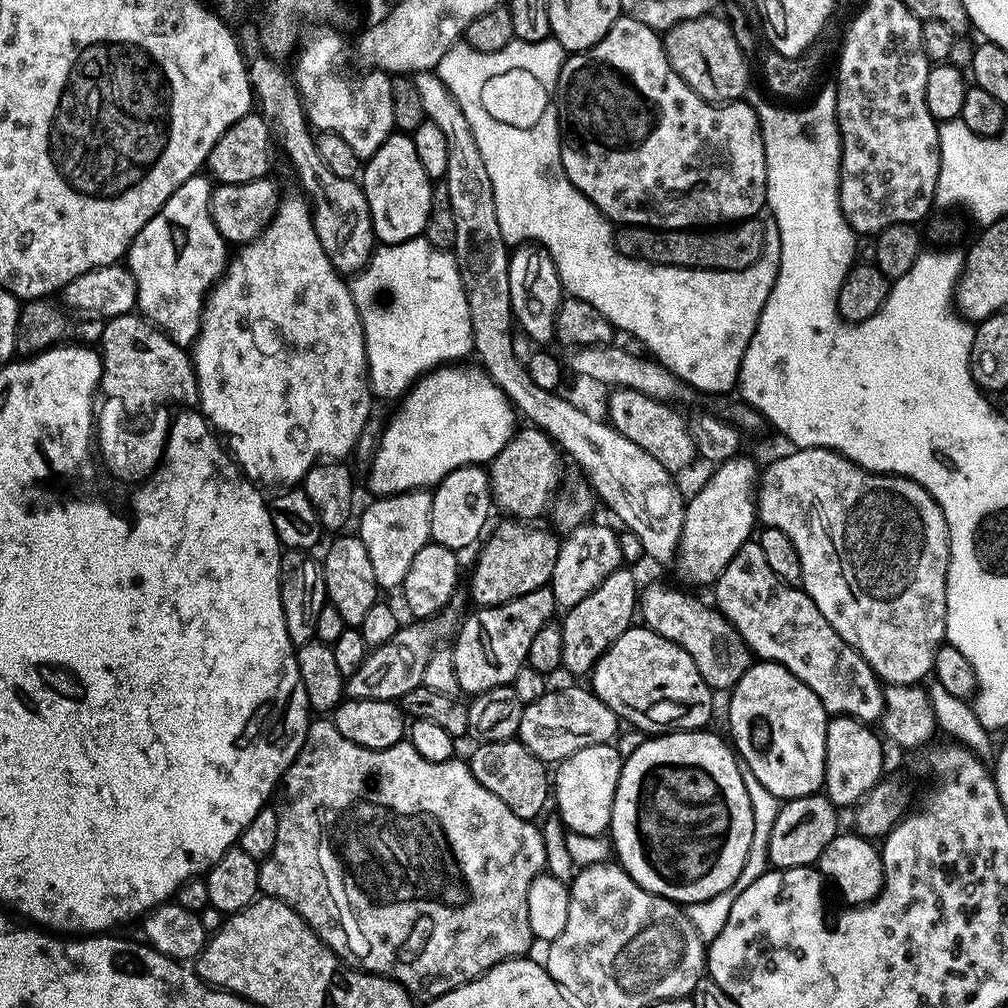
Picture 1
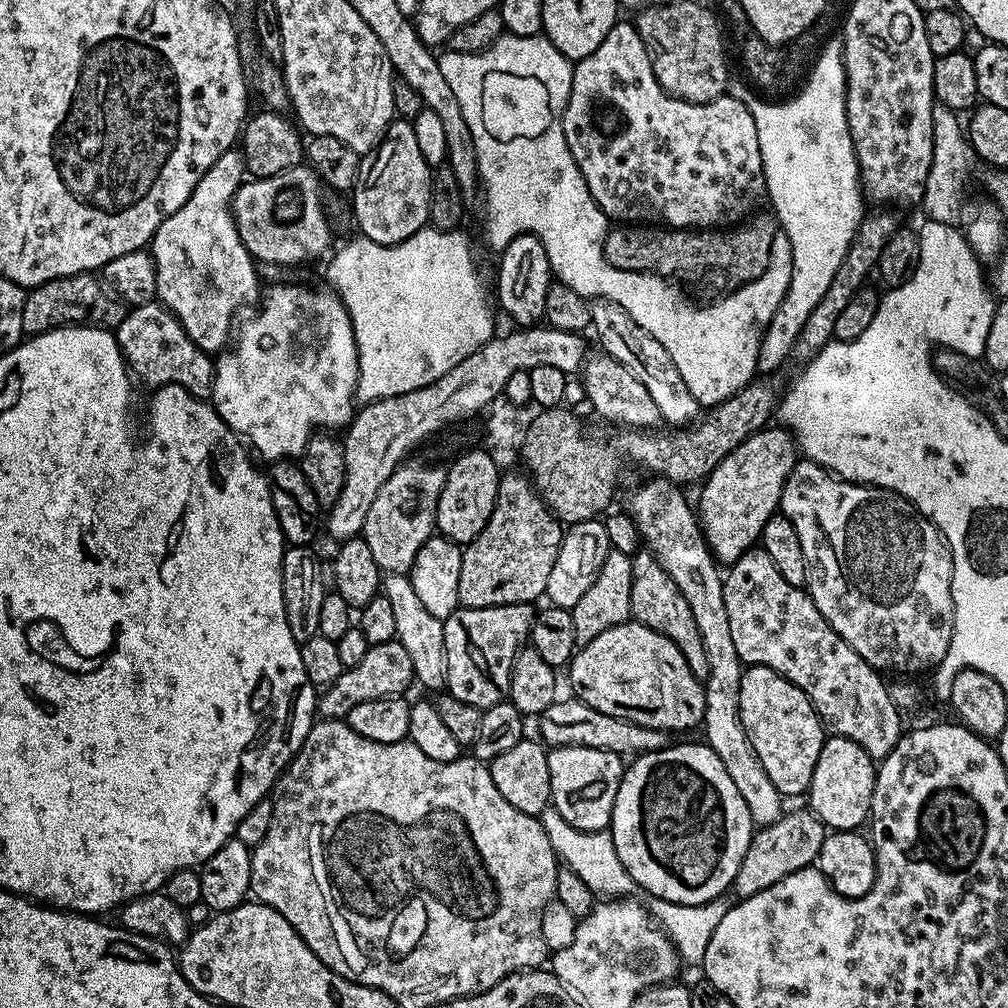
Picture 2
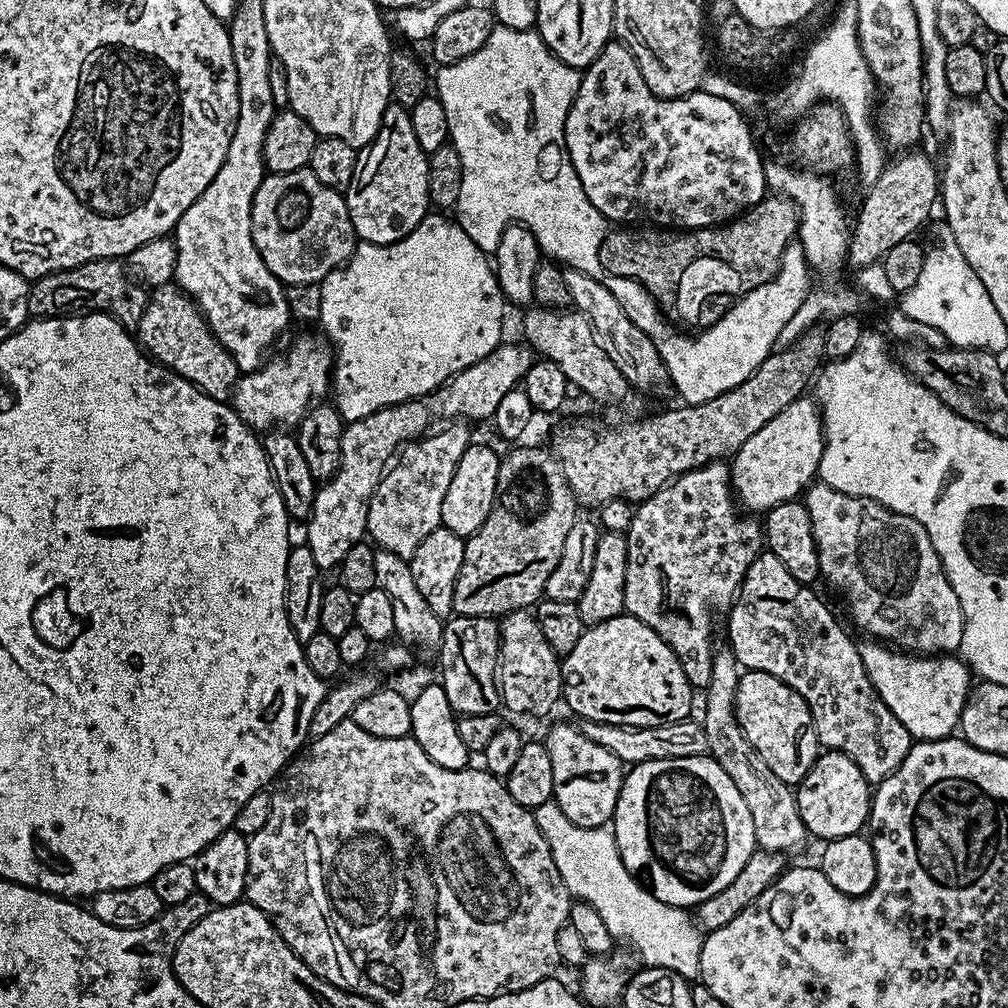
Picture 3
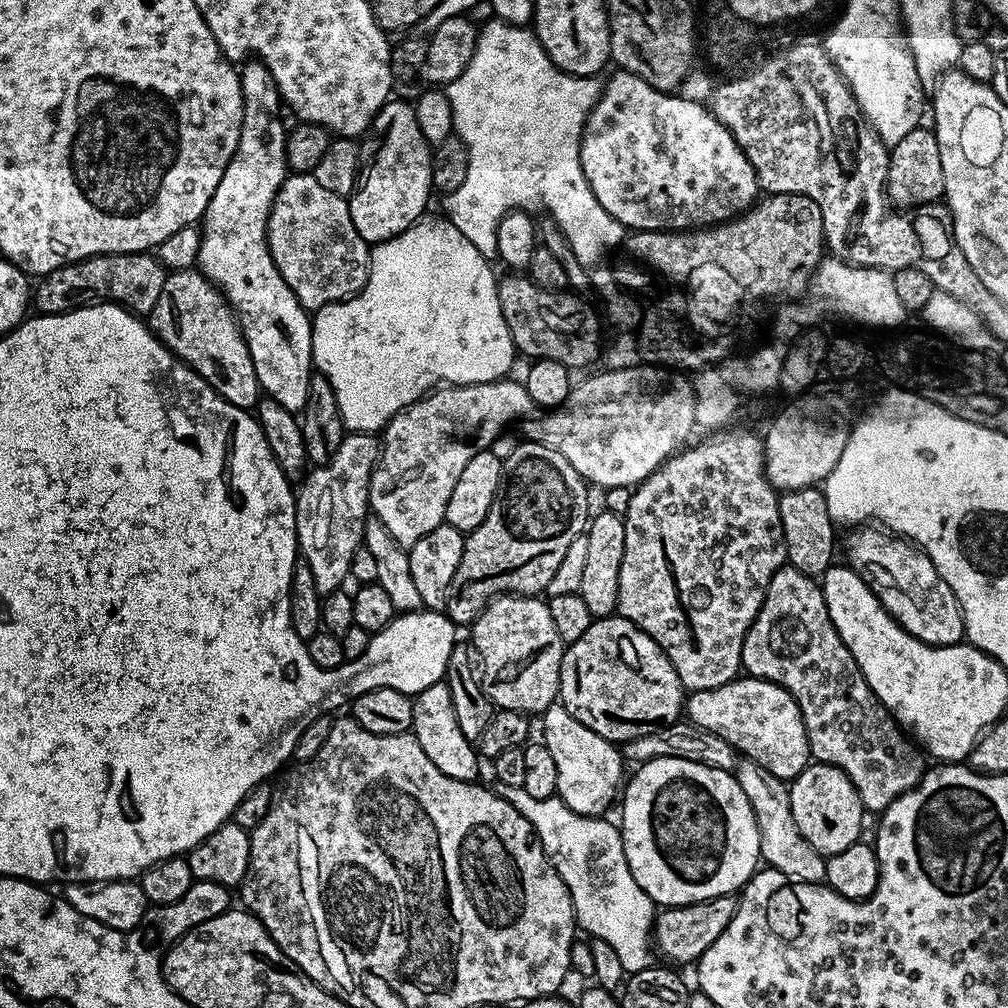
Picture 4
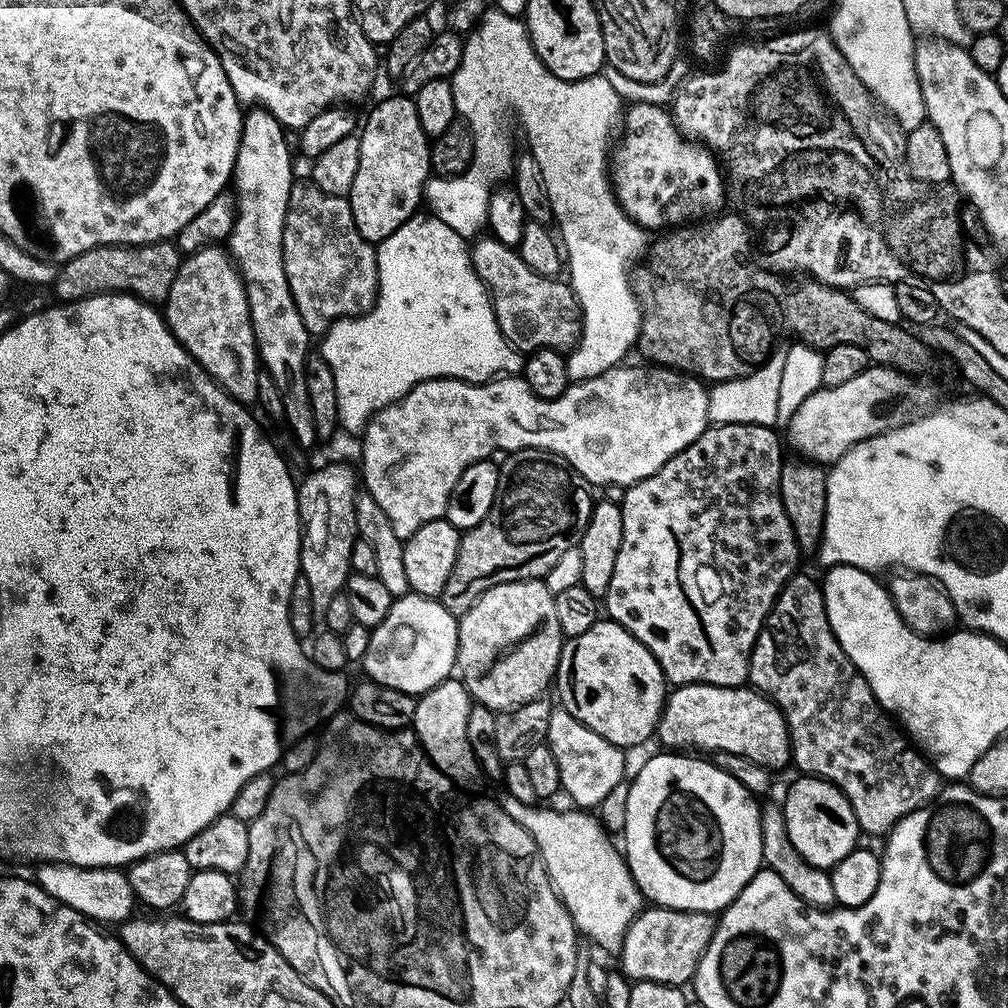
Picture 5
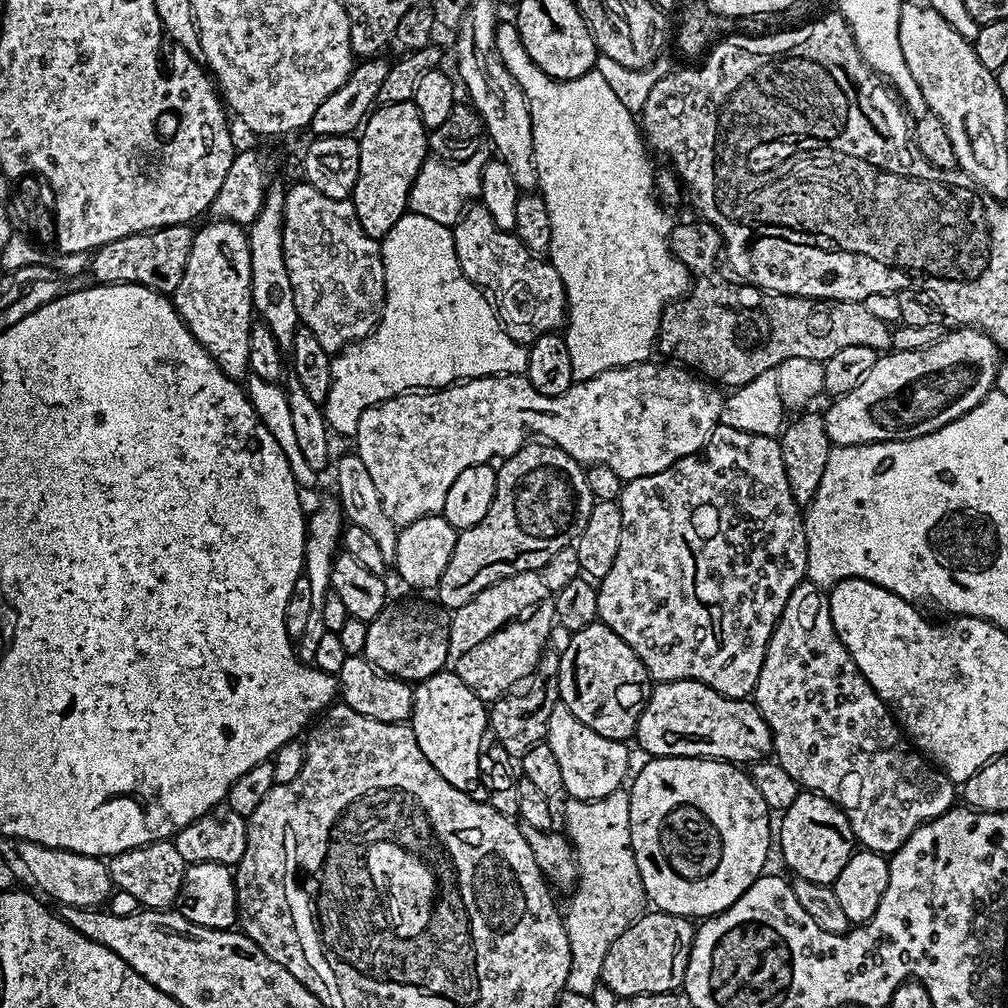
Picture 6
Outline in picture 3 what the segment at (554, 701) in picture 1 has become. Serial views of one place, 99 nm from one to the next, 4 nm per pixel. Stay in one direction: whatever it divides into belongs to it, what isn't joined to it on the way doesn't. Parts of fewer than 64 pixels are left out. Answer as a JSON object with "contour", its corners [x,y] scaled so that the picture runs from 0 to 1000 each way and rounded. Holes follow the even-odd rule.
{"contour":[[[690,712],[674,714],[668,718],[649,720],[648,722],[622,722],[616,718],[598,718],[580,714],[574,719],[574,724],[581,732],[593,736],[593,740],[605,744],[605,748],[614,752],[616,759],[619,760],[656,754],[657,752],[688,752],[702,746],[700,724],[697,717]]]}

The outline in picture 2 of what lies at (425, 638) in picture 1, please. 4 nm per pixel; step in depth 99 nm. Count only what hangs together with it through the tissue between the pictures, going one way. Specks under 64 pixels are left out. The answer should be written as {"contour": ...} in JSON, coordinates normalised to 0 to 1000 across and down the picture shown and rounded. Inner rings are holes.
{"contour":[[[396,635],[379,637],[365,642],[359,657],[350,663],[342,663],[340,669],[315,690],[315,706],[321,712],[344,712],[355,696],[374,694],[384,690],[397,690],[405,682],[410,682],[411,672],[407,649],[397,640]]]}

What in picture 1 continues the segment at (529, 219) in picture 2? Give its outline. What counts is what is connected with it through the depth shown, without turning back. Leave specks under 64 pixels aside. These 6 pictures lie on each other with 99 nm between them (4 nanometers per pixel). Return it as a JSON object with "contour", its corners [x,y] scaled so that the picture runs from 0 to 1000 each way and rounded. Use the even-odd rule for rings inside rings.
{"contour":[[[453,42],[438,54],[438,58],[431,68],[434,75],[446,89],[446,93],[454,101],[458,113],[462,113],[462,121],[466,121],[466,129],[470,133],[470,141],[474,141],[474,153],[478,153],[478,161],[482,161],[482,173],[486,173],[486,181],[490,188],[491,208],[494,213],[495,227],[508,244],[515,244],[521,239],[531,240],[537,246],[543,248],[550,264],[556,273],[556,280],[559,289],[563,294],[572,294],[577,300],[585,300],[589,308],[593,308],[608,323],[608,326],[624,329],[631,337],[636,337],[644,345],[646,352],[655,361],[660,361],[673,376],[679,378],[684,386],[691,385],[694,389],[722,389],[731,384],[734,375],[734,364],[736,355],[740,351],[740,343],[752,323],[754,310],[760,304],[760,296],[764,296],[764,288],[772,276],[772,264],[774,263],[774,233],[770,218],[764,212],[757,215],[758,239],[754,254],[743,266],[736,267],[735,270],[716,270],[705,266],[680,266],[670,262],[644,262],[641,258],[633,258],[630,254],[621,254],[611,246],[611,235],[609,233],[609,223],[603,215],[599,214],[591,205],[586,202],[573,188],[565,177],[562,177],[562,169],[558,165],[556,156],[556,117],[553,104],[550,102],[550,92],[544,87],[536,87],[536,56],[524,56],[524,52],[504,52],[501,48],[494,53],[485,54],[470,50],[467,46],[459,42]],[[496,87],[524,87],[524,91],[532,91],[536,87],[536,115],[532,119],[496,119]]]}

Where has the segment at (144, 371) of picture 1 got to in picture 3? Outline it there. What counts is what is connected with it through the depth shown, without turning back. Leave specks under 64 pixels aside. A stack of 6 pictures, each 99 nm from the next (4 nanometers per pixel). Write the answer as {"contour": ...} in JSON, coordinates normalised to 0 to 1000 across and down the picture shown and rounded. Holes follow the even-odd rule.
{"contour":[[[174,284],[158,287],[157,294],[163,302],[148,300],[141,315],[133,322],[140,346],[156,361],[185,375],[208,395],[221,398],[222,381],[229,382],[232,377],[230,369],[234,365],[234,357],[230,350],[215,339],[189,294]]]}

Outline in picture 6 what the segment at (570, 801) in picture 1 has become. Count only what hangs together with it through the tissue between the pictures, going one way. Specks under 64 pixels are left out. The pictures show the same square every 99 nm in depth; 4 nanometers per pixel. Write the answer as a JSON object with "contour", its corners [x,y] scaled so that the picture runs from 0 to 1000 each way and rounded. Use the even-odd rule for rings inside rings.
{"contour":[[[552,698],[546,707],[546,720],[542,737],[550,744],[554,752],[554,761],[558,764],[560,786],[569,794],[592,794],[601,792],[612,785],[623,766],[623,738],[597,732],[585,720],[573,716],[569,708],[560,698]]]}

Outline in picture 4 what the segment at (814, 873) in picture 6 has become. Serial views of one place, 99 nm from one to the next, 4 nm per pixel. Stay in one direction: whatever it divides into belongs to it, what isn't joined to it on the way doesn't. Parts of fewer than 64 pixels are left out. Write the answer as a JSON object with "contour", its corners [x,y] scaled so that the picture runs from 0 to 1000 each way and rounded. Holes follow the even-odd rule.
{"contour":[[[803,757],[785,775],[782,787],[784,804],[796,831],[800,831],[804,840],[814,849],[820,851],[831,847],[854,832],[853,820],[857,817],[859,803],[851,792],[851,784],[847,784],[843,772],[835,764],[822,758]]]}

